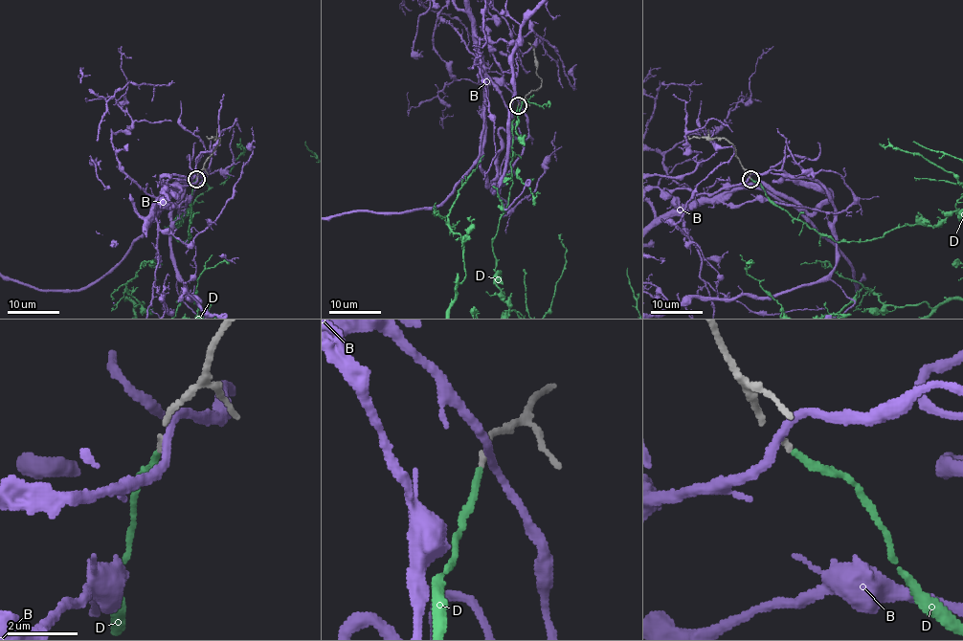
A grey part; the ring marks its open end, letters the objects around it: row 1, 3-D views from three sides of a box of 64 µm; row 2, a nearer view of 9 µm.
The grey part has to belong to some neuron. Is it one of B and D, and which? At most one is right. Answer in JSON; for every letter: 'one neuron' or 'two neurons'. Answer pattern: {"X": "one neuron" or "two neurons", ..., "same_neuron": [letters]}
{"B": "two neurons", "D": "one neuron", "same_neuron": ["D"]}

